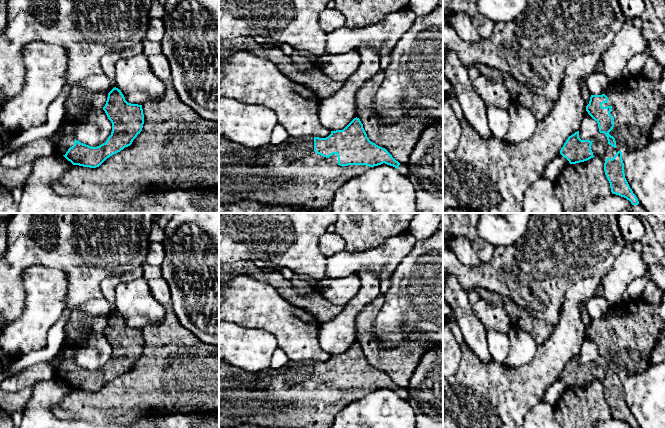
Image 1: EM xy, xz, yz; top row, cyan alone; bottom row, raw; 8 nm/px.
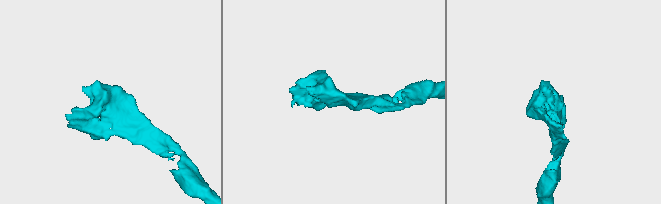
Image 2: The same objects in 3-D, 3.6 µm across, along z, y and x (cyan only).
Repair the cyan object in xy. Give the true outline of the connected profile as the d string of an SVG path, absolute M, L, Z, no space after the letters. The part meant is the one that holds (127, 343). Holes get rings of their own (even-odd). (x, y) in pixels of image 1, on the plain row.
M114 311L108 317L103 334L112 347L111 359L105 367L91 371L69 360L59 364L55 376L73 389L96 392L110 380L130 370L143 352L142 329L128 327L122 316Z

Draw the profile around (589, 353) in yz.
M585 333L584 343L581 348L581 353L579 354L579 362L581 364L594 365L598 357L599 351L597 345L595 345Z

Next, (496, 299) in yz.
M484 288L476 289L481 299L491 302L497 307L502 307L511 319L512 327L518 327L529 333L537 345L541 345L551 335L553 325L549 322L536 319L532 313L517 306L509 297Z

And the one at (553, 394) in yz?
M559 378L547 388L547 390L544 392L542 400L546 401L552 406L555 406L561 399L563 393L569 388L569 385Z

